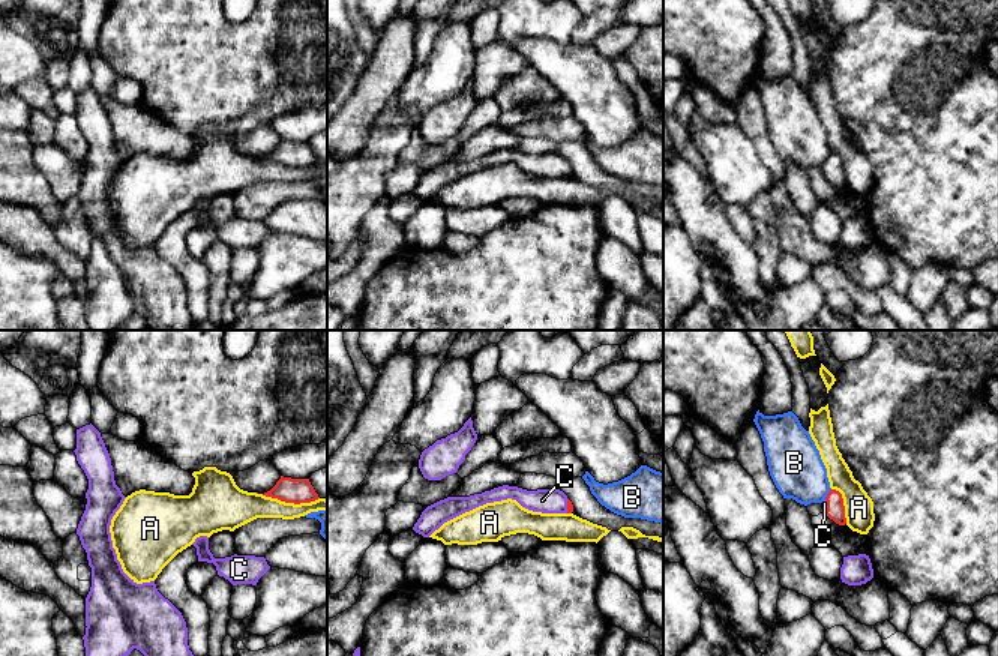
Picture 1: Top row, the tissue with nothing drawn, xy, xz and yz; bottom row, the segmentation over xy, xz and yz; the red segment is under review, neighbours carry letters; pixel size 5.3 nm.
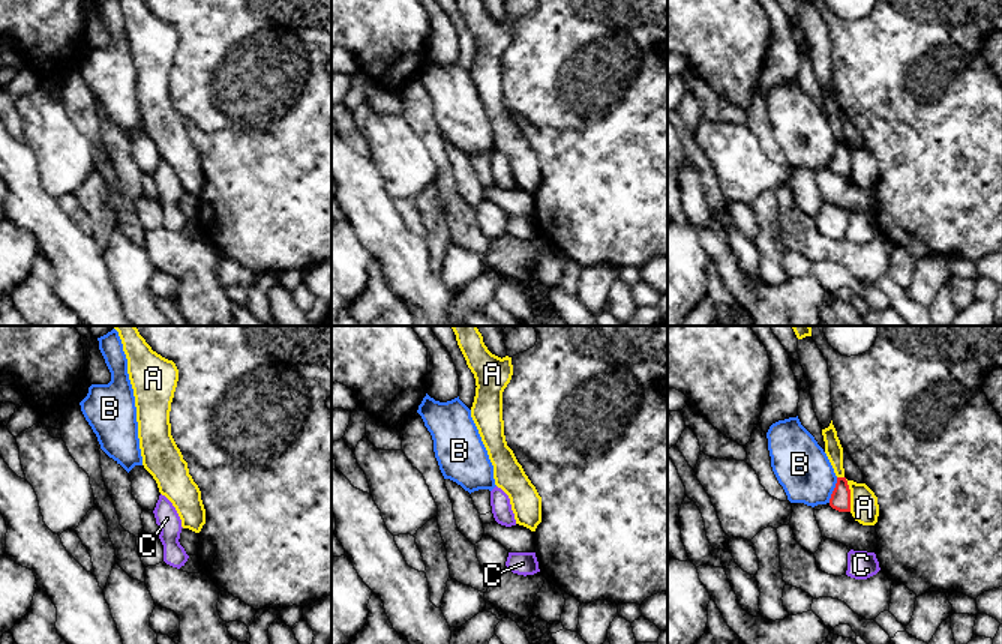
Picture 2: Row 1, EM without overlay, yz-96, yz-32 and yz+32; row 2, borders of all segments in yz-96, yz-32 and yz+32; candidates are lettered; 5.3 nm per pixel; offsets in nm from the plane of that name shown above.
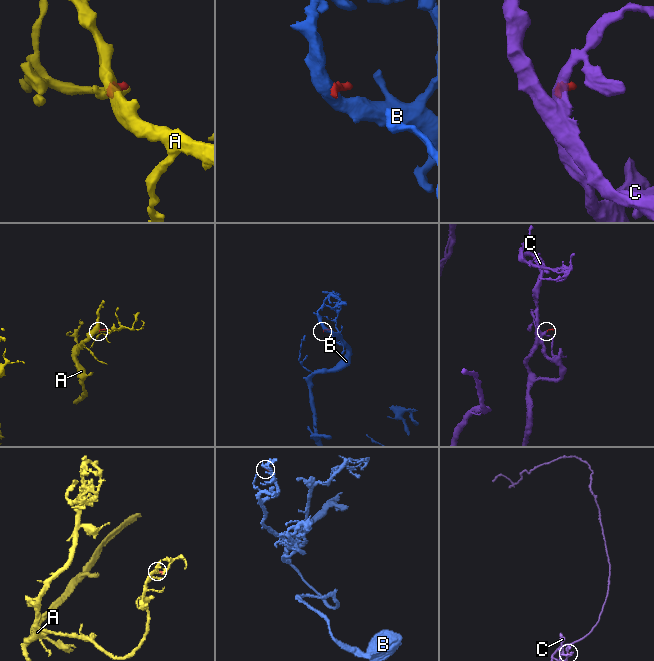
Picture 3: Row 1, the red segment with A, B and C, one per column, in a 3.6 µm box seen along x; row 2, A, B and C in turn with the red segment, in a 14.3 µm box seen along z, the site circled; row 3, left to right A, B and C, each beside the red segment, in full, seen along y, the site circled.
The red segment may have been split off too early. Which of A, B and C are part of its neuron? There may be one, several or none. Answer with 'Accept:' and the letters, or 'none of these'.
Accept: C

